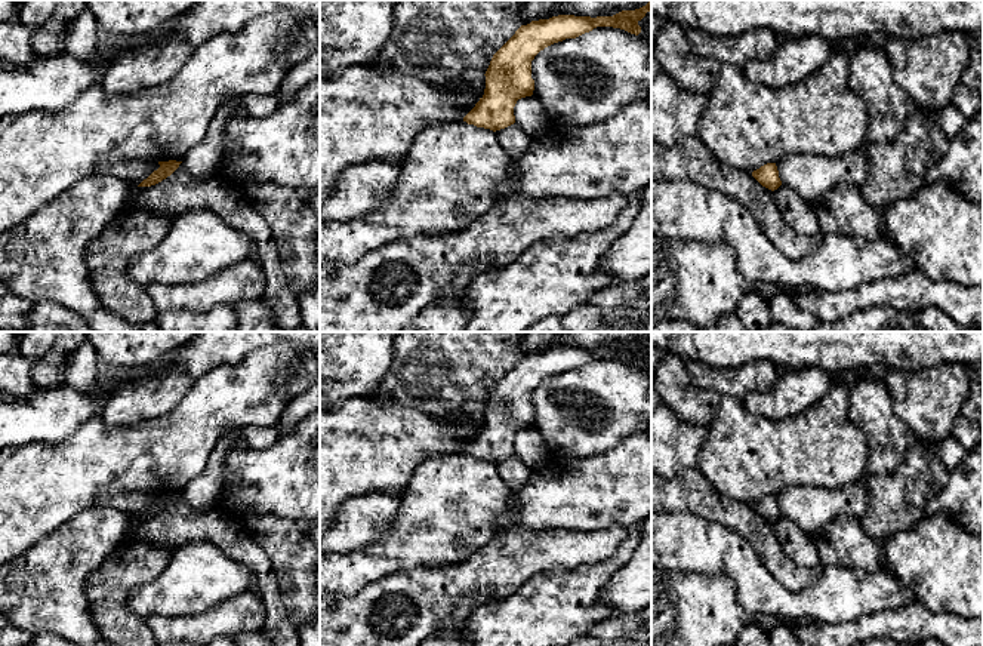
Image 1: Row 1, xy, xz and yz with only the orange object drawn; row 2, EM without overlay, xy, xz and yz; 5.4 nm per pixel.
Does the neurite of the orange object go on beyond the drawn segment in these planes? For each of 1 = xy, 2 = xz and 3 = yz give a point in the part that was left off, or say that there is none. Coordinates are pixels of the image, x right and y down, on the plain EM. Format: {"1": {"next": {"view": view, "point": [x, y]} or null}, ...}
{"1": {"next": null}, "2": {"next": null}, "3": {"next": null}}

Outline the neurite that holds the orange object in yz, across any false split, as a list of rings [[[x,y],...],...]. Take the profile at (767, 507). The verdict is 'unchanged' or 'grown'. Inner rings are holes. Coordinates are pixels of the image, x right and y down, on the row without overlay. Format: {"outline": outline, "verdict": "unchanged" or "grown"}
{"outline": [[[767,495],[752,504],[752,508],[765,520],[774,523],[782,517],[776,495]]], "verdict": "unchanged"}

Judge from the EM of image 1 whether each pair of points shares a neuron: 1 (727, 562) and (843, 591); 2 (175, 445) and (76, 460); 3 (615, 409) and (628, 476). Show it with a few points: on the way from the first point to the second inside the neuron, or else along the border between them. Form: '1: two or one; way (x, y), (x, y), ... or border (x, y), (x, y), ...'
1: one; way (755, 583), (775, 600), (814, 600)
2: one; way (150, 458), (101, 458)
3: two; border (635, 433), (623, 437), (615, 446), (589, 457)

